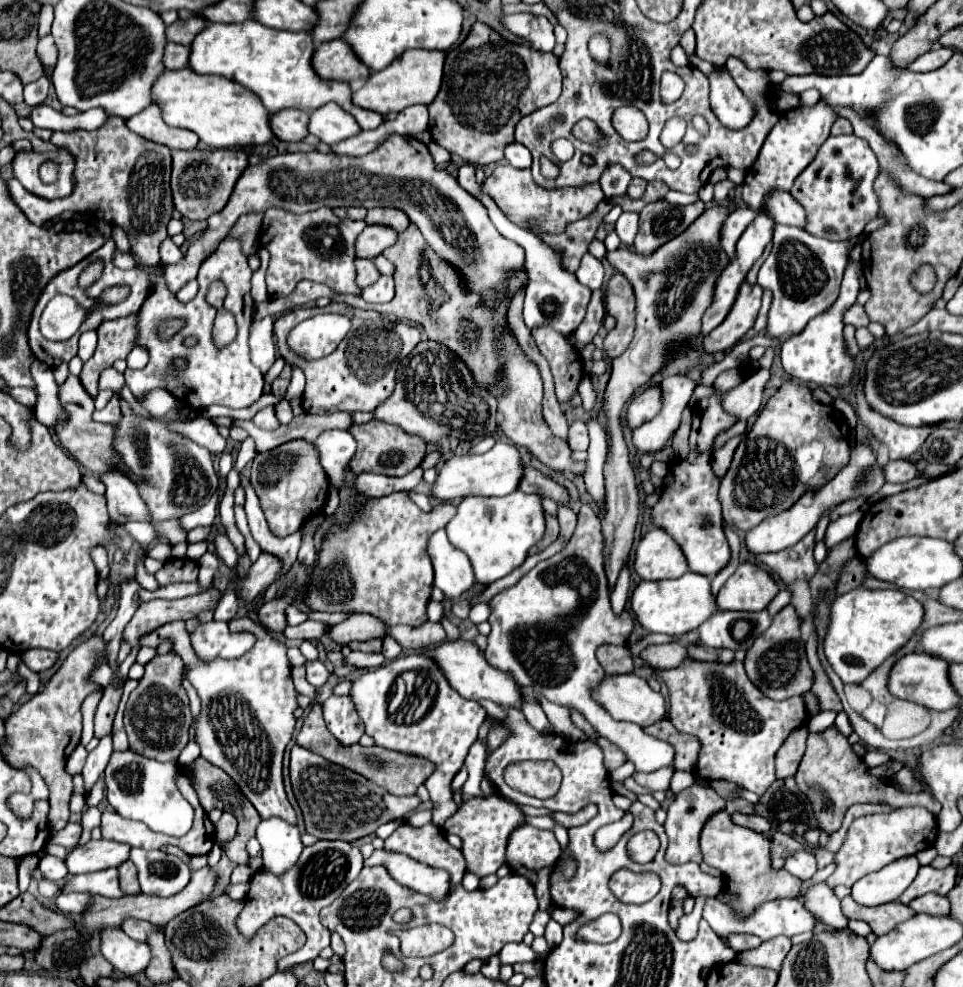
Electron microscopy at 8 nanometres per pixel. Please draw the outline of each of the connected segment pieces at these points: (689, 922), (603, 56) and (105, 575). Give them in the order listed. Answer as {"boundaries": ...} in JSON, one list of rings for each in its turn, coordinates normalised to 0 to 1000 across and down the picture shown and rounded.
{"boundaries":[[[[724,910],[724,916],[722,916],[720,924],[707,930],[705,940],[703,940],[703,950],[705,952],[718,952],[718,950],[722,950],[724,938],[726,938],[726,932],[728,932],[728,920],[730,920],[728,916],[730,914],[732,914],[732,910]]],[[[626,36],[614,39],[614,55],[620,63],[630,63],[632,59],[632,41]]],[[[99,553],[99,555],[94,555],[94,565],[97,565],[99,573],[101,573],[103,588],[113,588],[115,578],[110,556],[107,553]]]]}

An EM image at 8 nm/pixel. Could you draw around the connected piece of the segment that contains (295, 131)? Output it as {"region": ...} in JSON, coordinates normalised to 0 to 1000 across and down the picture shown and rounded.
{"region":[[[308,109],[290,111],[279,120],[281,134],[294,144],[313,144],[319,138],[319,120],[321,116]]]}

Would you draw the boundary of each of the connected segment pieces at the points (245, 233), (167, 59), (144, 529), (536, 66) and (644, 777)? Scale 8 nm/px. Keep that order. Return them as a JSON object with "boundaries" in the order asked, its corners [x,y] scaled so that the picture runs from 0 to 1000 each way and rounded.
{"boundaries":[[[[263,215],[263,217],[252,217],[246,227],[240,231],[238,237],[248,241],[252,245],[252,251],[256,259],[267,255],[267,245],[269,245],[269,225],[273,225],[273,215]]],[[[173,43],[171,55],[169,55],[169,67],[173,71],[186,71],[186,69],[192,69],[194,63],[196,63],[196,49],[182,43]]],[[[132,529],[130,531],[130,537],[136,541],[136,545],[138,547],[142,547],[144,551],[146,551],[146,555],[148,555],[148,561],[153,563],[153,559],[155,559],[155,555],[157,555],[157,551],[161,549],[161,545],[163,545],[163,541],[161,541],[161,537],[159,537],[159,533],[155,533],[153,529]]],[[[493,22],[487,36],[464,53],[460,85],[454,99],[445,105],[448,128],[445,134],[450,142],[468,156],[481,156],[481,162],[491,168],[506,168],[522,162],[524,146],[533,144],[533,132],[539,120],[551,116],[553,111],[576,103],[583,95],[583,73],[580,59],[572,53],[558,53],[547,45],[533,45],[522,41],[508,26]]],[[[693,776],[693,778],[678,780],[678,782],[659,782],[657,788],[659,788],[659,792],[664,792],[666,796],[672,796],[672,798],[676,798],[676,800],[688,800],[688,802],[693,802],[695,790],[697,790],[699,782],[701,782],[701,778],[699,778],[699,776]]]]}

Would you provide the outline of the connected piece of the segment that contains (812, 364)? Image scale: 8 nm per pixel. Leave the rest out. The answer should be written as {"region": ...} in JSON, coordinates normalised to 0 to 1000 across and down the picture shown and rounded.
{"region":[[[882,265],[880,274],[877,274],[877,282],[873,288],[873,298],[869,302],[869,306],[863,310],[863,314],[842,322],[842,326],[836,330],[836,334],[828,340],[823,340],[821,344],[817,344],[811,353],[811,367],[813,373],[819,381],[836,387],[836,389],[844,389],[844,391],[873,391],[877,387],[884,385],[886,377],[888,377],[888,367],[886,363],[877,357],[877,349],[875,349],[875,316],[890,304],[892,298],[892,280],[894,276],[894,267],[890,265]]]}

